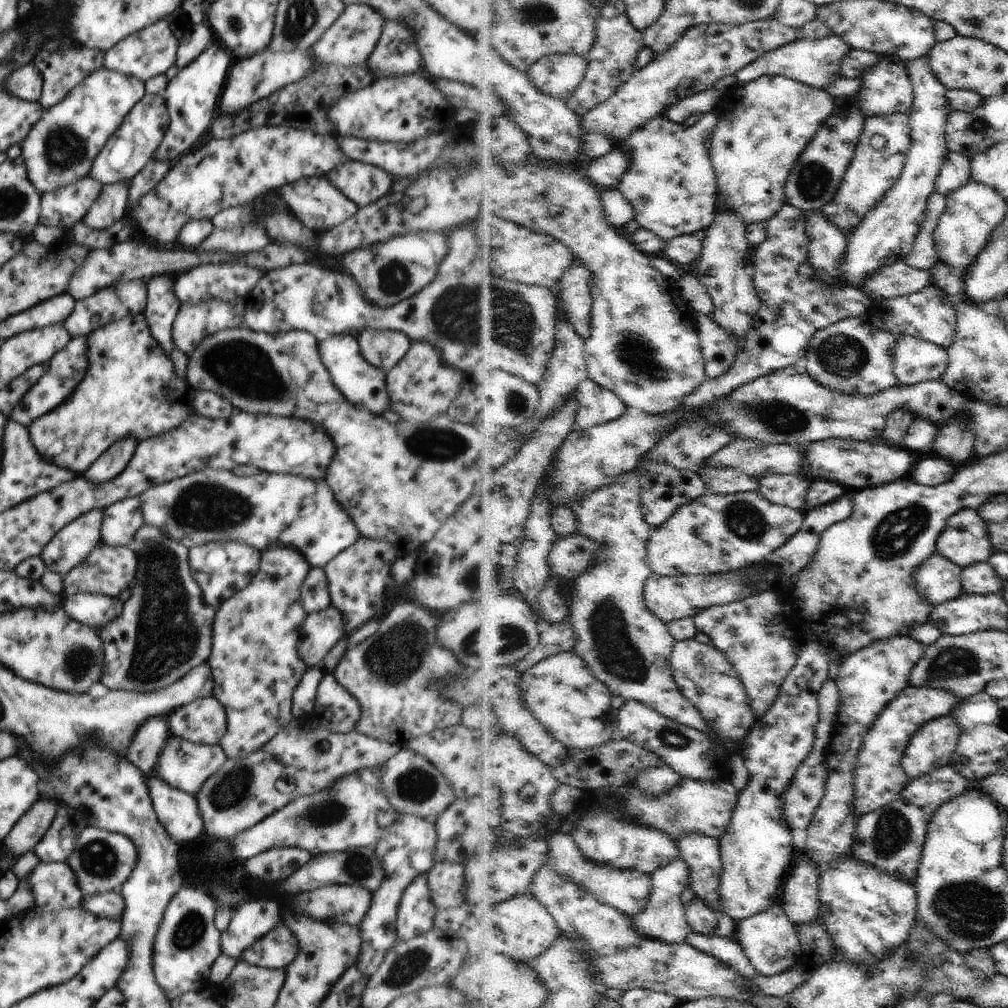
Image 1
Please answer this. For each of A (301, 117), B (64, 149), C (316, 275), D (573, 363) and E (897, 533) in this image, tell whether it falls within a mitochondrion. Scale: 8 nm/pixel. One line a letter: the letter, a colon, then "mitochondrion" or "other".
A: other
B: mitochondrion
C: other
D: other
E: mitochondrion

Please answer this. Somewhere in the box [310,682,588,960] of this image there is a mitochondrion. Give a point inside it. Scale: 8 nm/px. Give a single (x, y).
(416, 785)

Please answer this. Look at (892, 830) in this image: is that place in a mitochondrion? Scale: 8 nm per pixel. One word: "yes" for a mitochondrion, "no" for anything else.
yes

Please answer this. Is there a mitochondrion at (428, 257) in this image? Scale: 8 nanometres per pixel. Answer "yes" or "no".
no

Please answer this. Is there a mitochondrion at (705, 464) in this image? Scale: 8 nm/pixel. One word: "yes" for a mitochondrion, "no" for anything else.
no

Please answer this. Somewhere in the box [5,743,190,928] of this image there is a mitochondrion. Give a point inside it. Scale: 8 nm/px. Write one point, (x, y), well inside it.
(96, 857)

